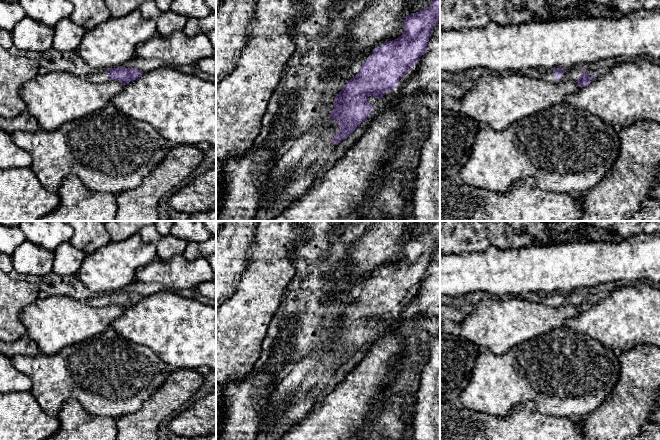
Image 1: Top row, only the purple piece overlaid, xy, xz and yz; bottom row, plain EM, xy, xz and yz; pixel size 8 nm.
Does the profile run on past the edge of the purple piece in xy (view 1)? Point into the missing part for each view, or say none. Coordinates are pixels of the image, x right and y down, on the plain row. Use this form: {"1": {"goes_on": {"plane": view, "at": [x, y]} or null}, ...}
{"1": {"goes_on": {"plane": "xy", "at": [100, 300]}}}

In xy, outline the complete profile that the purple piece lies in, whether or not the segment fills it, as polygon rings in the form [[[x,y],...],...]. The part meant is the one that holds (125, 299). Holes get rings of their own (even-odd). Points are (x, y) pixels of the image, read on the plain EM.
[[[121,290],[112,293],[97,294],[95,297],[88,299],[86,302],[88,305],[95,308],[105,307],[116,303],[126,309],[142,299],[143,297],[138,293]]]

